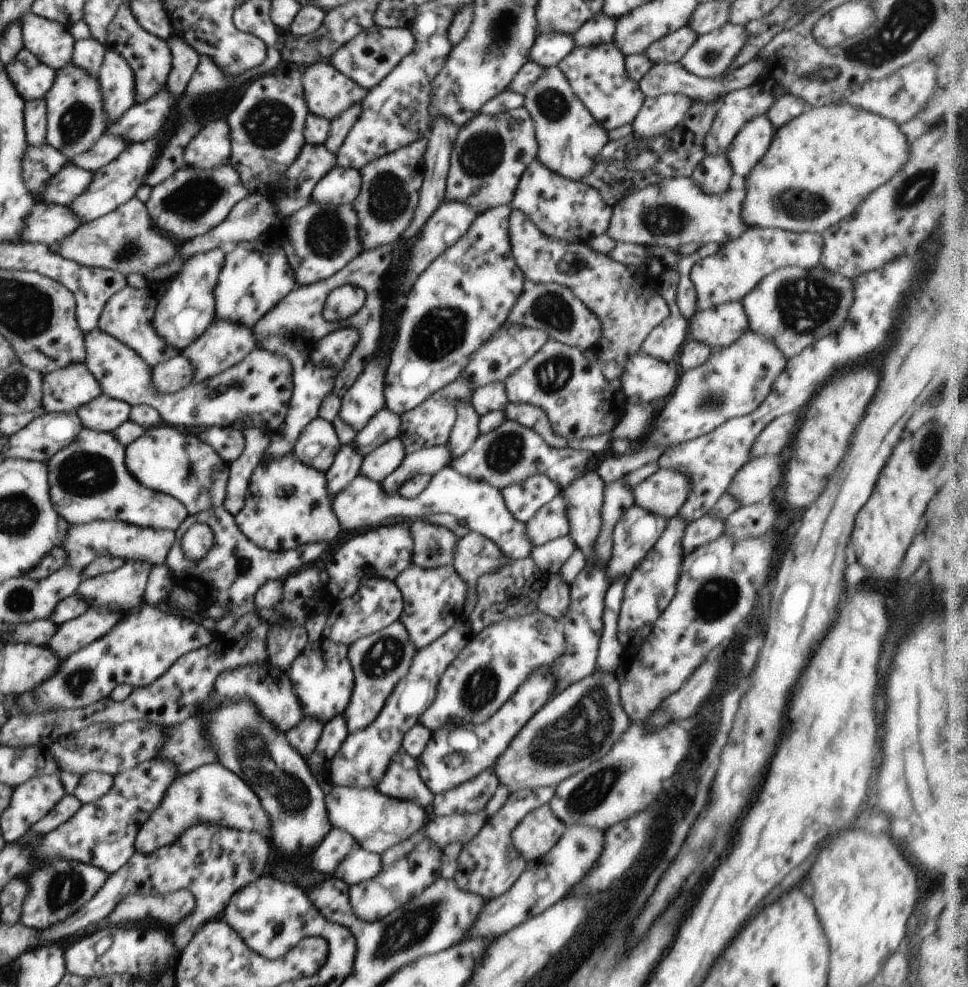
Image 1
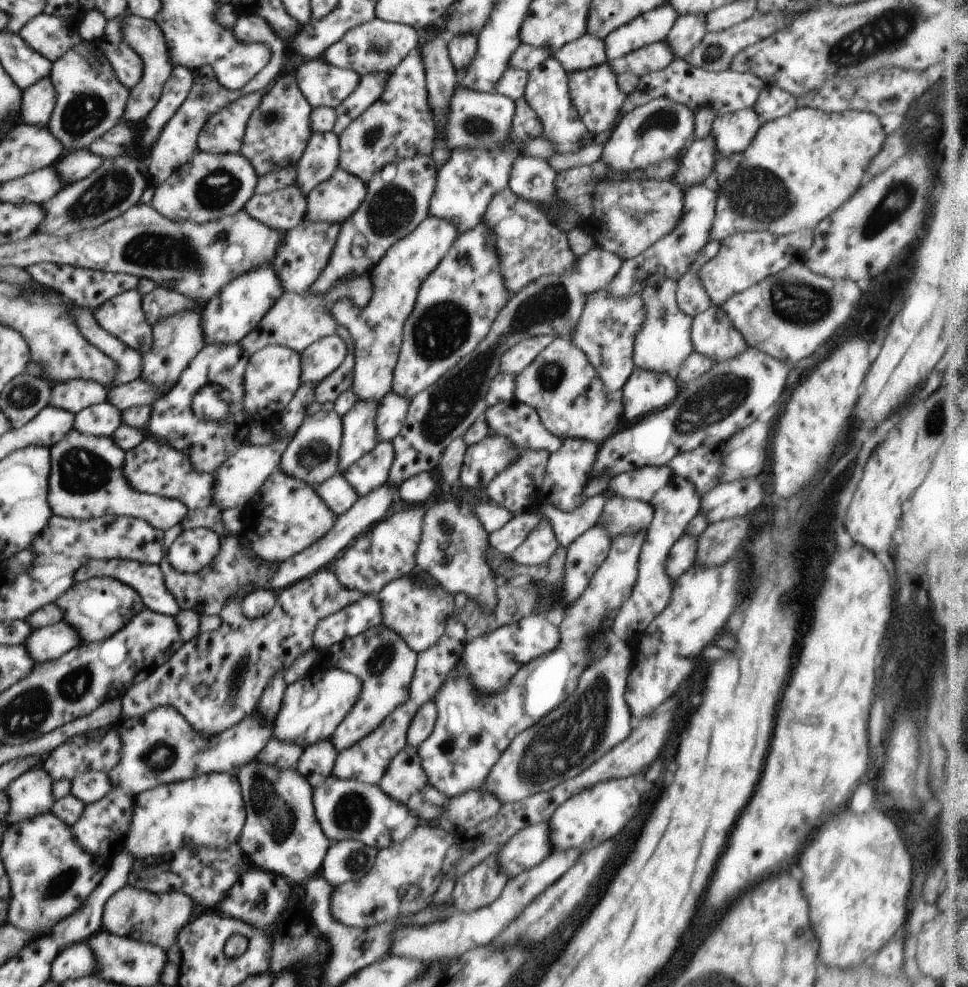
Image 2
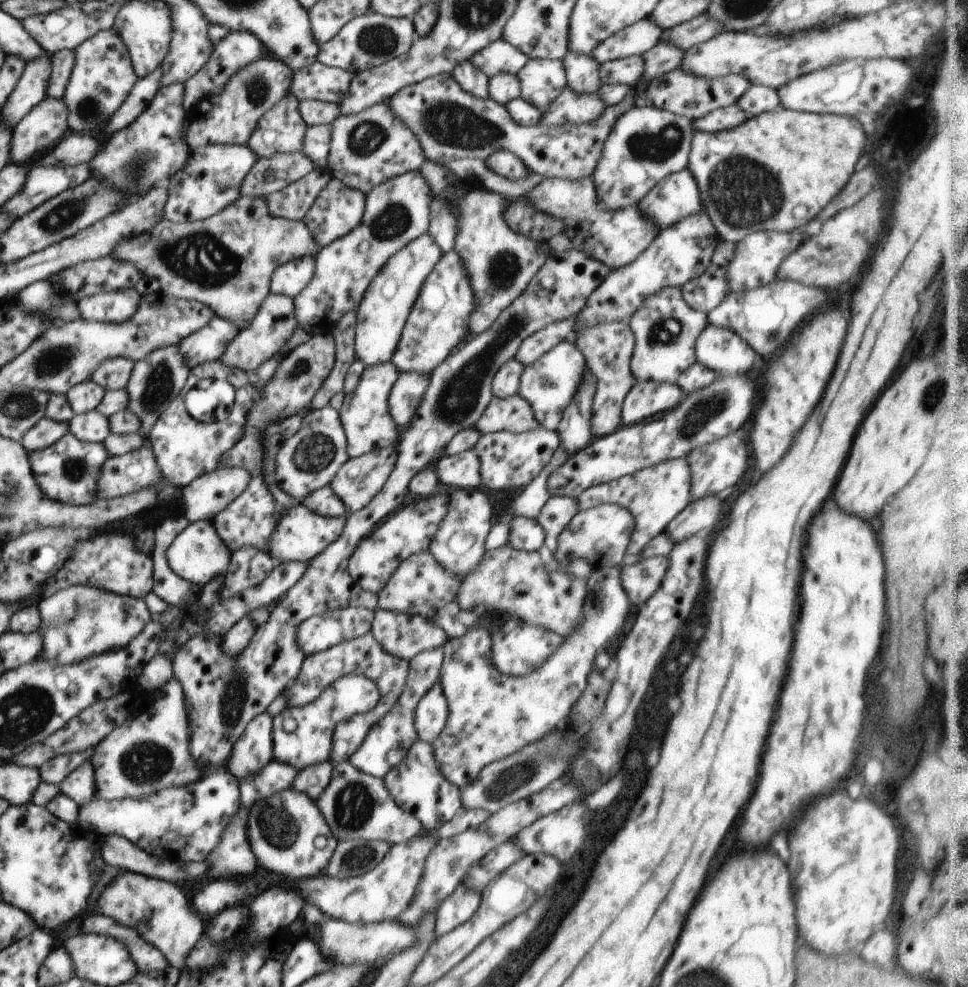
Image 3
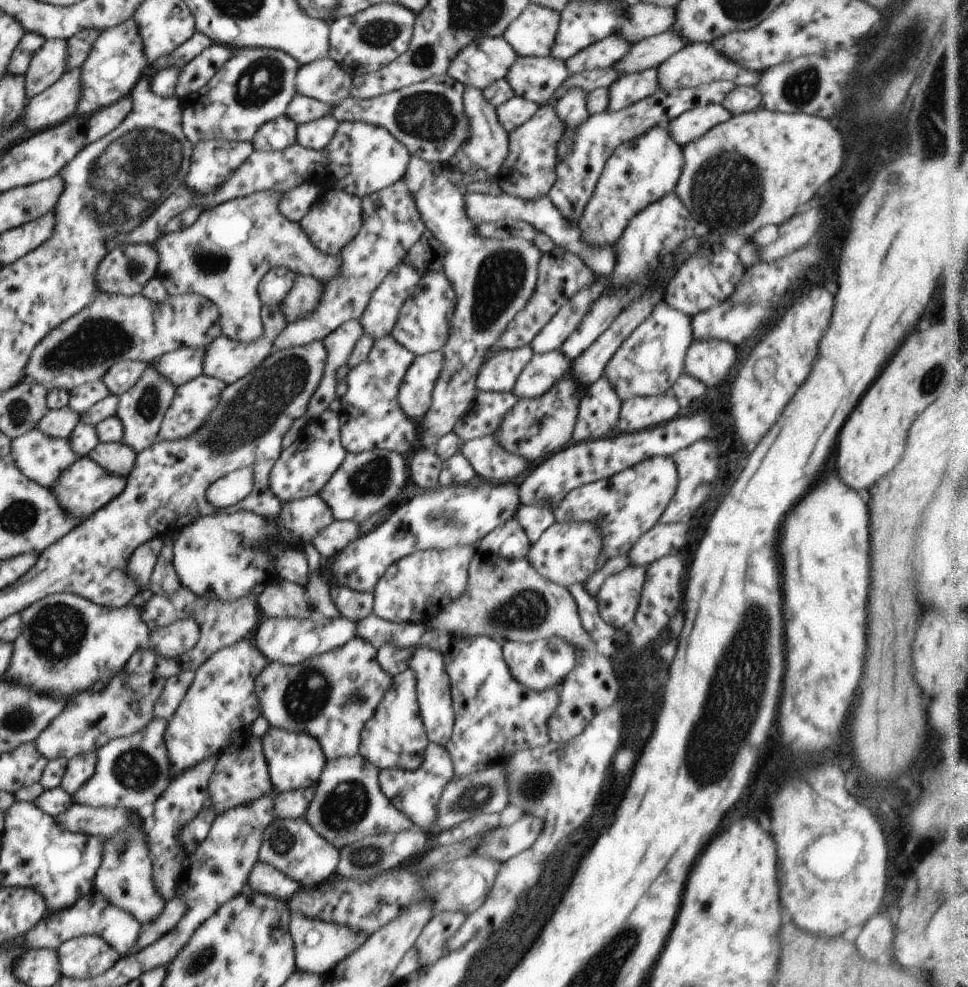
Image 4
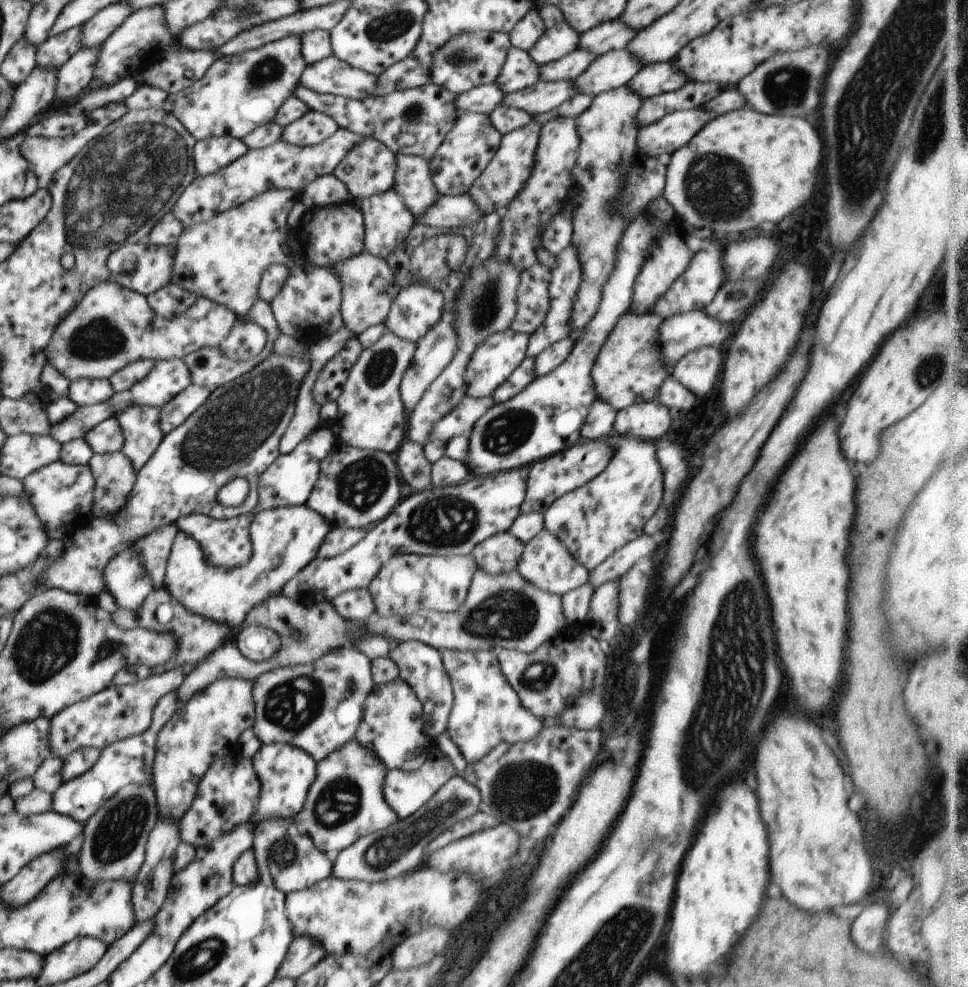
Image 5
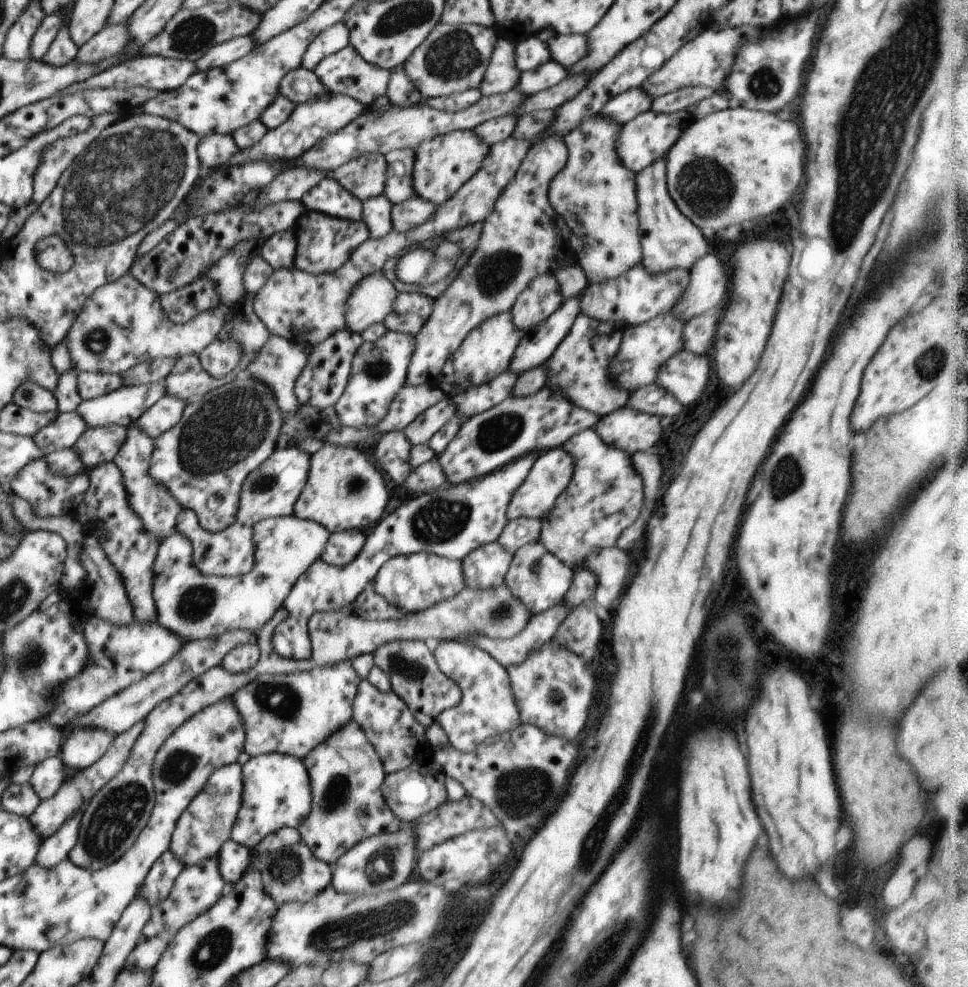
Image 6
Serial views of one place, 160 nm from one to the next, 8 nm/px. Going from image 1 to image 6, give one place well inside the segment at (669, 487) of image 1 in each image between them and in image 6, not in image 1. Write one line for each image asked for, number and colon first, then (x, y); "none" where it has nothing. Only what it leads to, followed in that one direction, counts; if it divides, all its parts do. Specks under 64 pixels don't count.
2: (620, 516)
3: (599, 535)
4: (566, 553)
5: (545, 562)
6: (539, 580)

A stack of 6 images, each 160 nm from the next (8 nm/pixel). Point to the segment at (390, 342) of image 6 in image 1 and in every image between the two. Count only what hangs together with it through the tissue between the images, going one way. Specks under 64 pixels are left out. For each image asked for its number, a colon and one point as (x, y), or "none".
1: (347, 462)
2: (360, 436)
3: (368, 423)
4: (371, 417)
5: (370, 415)

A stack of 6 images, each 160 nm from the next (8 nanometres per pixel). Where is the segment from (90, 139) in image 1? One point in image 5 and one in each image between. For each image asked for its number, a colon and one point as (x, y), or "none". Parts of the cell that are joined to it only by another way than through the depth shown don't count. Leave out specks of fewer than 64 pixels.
2: (90, 100)
3: (103, 75)
4: (117, 59)
5: (143, 38)

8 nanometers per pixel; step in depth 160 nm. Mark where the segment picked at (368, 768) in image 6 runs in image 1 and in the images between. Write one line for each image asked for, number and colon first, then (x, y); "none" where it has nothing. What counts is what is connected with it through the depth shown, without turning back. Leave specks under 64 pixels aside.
1: (376, 822)
2: (348, 809)
3: (355, 805)
4: (348, 804)
5: (345, 802)

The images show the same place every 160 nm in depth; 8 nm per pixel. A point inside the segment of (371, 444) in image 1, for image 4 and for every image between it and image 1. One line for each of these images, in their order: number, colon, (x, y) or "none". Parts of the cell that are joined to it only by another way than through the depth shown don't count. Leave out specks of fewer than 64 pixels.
2: (392, 413)
3: (406, 395)
4: (415, 389)

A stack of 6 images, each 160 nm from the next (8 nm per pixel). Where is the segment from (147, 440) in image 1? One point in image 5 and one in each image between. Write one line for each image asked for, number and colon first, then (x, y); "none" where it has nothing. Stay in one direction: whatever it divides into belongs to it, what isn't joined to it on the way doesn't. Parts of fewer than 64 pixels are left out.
2: (154, 467)
3: (123, 474)
4: (84, 487)
5: (61, 495)

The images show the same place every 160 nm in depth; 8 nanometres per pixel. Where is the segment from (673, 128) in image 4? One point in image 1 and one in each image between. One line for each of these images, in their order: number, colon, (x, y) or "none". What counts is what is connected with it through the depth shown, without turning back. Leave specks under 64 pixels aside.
1: (748, 146)
2: (733, 132)
3: (721, 119)

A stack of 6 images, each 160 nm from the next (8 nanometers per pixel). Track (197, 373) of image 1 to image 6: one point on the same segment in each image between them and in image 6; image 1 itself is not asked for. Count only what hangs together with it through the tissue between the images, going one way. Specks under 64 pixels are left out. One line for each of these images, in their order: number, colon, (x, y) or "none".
2: (207, 445)
3: (184, 448)
4: (193, 401)
5: (174, 413)
6: (160, 417)

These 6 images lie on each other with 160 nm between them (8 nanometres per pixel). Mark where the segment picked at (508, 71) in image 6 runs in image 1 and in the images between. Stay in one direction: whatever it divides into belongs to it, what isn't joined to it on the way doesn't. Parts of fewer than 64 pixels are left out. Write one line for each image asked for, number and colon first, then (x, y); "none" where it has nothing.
1: (568, 138)
2: (547, 92)
3: (541, 80)
4: (533, 78)
5: (519, 71)

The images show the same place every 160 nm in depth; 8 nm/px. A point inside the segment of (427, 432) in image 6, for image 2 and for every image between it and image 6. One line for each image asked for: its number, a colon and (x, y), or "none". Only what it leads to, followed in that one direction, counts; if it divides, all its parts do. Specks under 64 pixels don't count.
2: (517, 421)
3: (513, 414)
4: (483, 416)
5: (458, 421)

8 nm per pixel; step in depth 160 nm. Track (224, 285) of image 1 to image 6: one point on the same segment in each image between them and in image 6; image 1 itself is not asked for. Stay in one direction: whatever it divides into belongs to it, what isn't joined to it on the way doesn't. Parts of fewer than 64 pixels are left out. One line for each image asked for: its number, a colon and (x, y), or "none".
2: (229, 316)
3: (207, 345)
4: (180, 366)
5: (167, 378)
6: (123, 406)

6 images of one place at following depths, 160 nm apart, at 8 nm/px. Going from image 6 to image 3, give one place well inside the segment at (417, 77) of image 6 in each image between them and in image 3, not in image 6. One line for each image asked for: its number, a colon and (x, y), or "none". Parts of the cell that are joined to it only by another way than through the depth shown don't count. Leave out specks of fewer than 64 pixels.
3: (498, 57)
4: (485, 60)
5: (474, 57)

